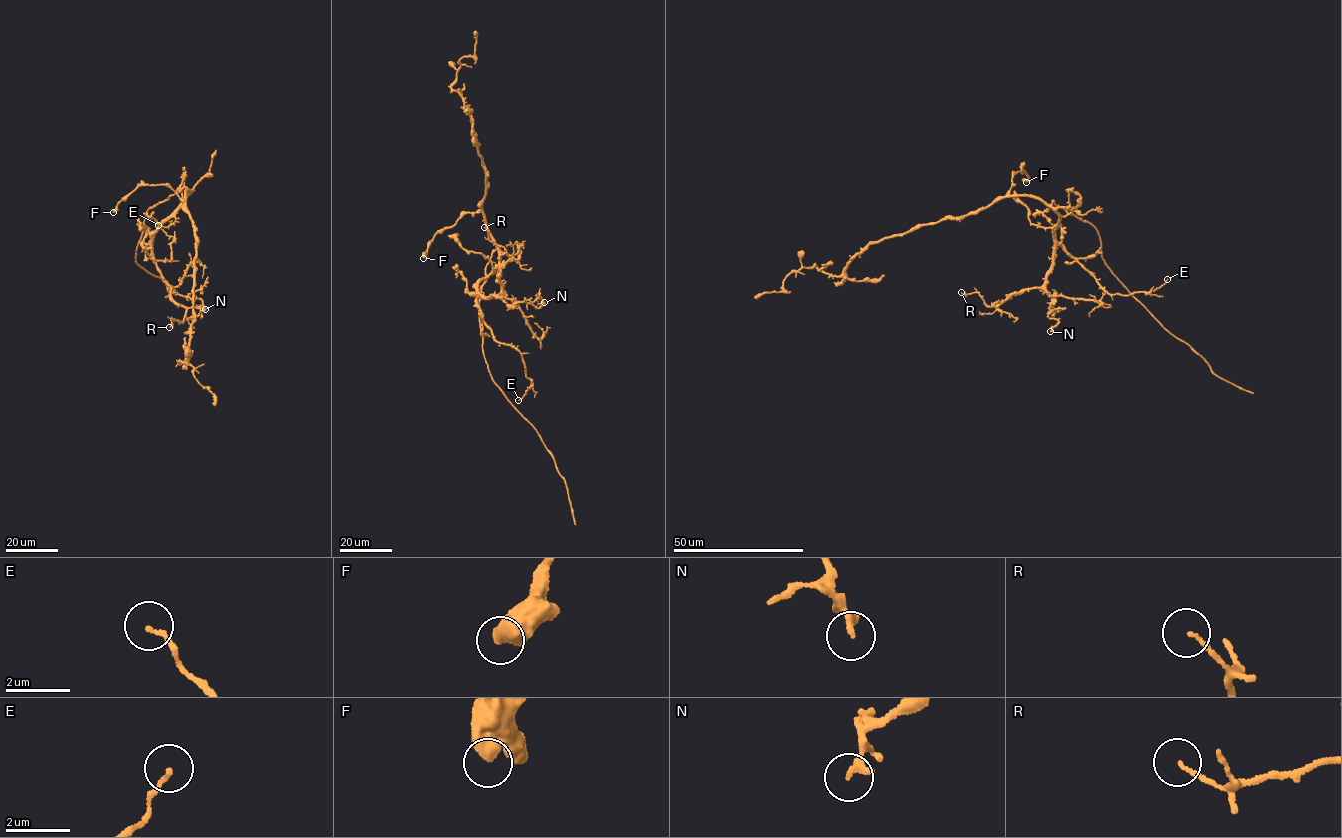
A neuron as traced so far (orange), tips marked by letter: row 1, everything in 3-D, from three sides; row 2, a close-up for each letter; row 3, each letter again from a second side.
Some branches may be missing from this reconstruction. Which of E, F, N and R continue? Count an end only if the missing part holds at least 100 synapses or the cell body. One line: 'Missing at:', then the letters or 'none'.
Missing at: none

